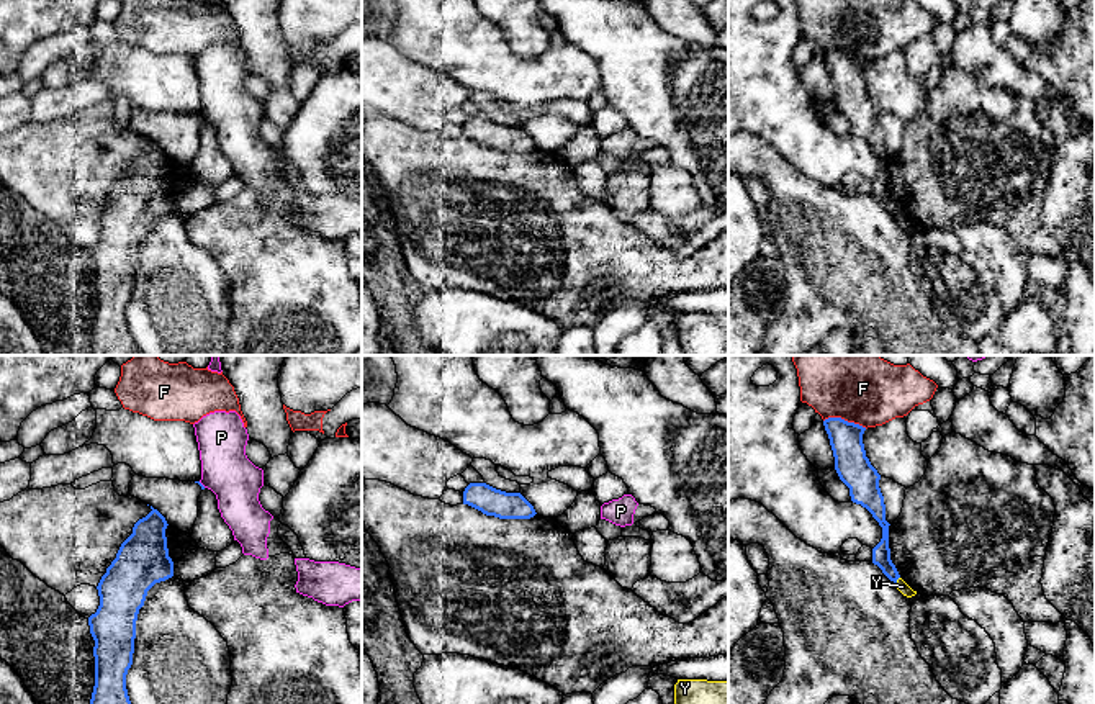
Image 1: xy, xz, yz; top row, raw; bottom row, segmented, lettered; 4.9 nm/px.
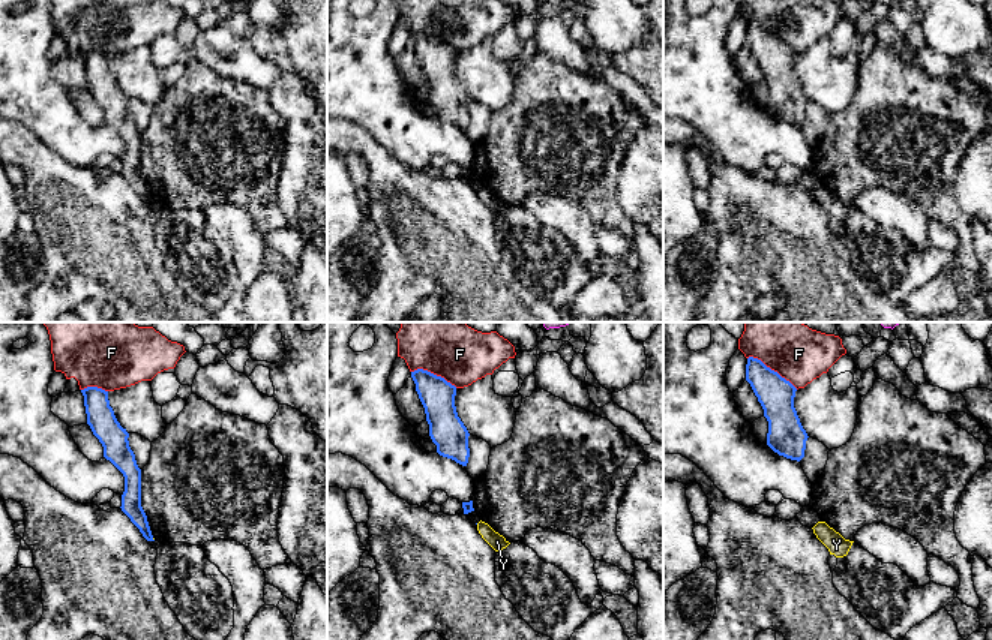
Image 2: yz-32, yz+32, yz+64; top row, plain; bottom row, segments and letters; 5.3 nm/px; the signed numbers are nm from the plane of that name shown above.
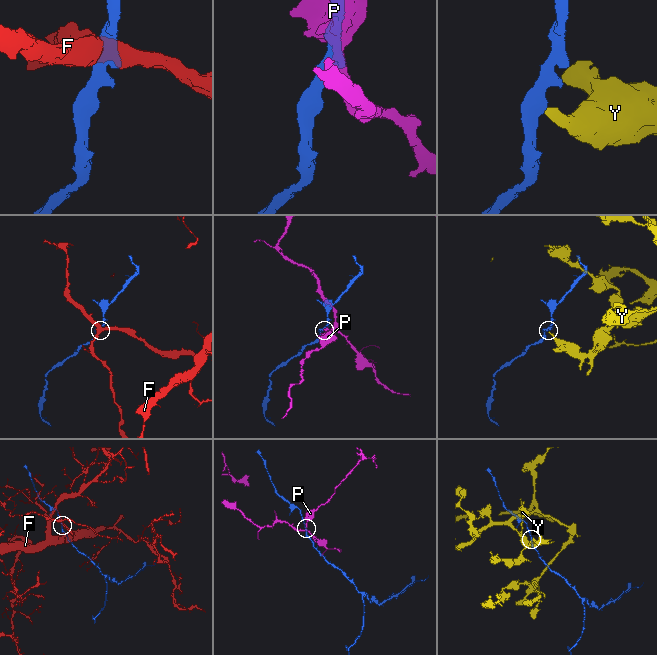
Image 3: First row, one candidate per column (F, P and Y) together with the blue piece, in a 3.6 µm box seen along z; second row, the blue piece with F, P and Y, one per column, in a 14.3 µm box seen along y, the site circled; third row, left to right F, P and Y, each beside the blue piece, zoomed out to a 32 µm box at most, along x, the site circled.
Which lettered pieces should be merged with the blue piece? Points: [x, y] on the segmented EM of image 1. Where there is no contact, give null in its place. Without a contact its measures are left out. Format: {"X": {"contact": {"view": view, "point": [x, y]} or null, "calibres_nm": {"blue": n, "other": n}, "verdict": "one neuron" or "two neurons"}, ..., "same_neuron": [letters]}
{"F": {"contact": {"view": "yz", "point": [843, 419]}, "calibres_nm": {"blue": 170, "other": 420}, "verdict": "two neurons"}, "P": {"contact": {"view": "xy", "point": [200, 483]}, "calibres_nm": {"blue": 20, "other": 240}, "verdict": "two neurons"}, "Y": {"contact": {"view": "yz", "point": [897, 578]}, "calibres_nm": {"blue": 100, "other": 60}, "verdict": "two neurons"}, "same_neuron": []}

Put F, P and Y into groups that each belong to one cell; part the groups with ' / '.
F / P / Y

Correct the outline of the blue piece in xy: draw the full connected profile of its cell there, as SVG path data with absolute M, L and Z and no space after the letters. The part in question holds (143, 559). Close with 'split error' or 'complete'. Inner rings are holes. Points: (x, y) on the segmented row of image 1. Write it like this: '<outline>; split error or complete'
M151 506L151 512L139 519L133 534L121 544L116 558L106 568L97 589L100 606L88 617L90 634L95 640L95 686L90 704L131 704L126 689L126 675L133 665L136 621L144 606L147 591L160 581L173 576L173 562L167 548L167 521Z; complete

